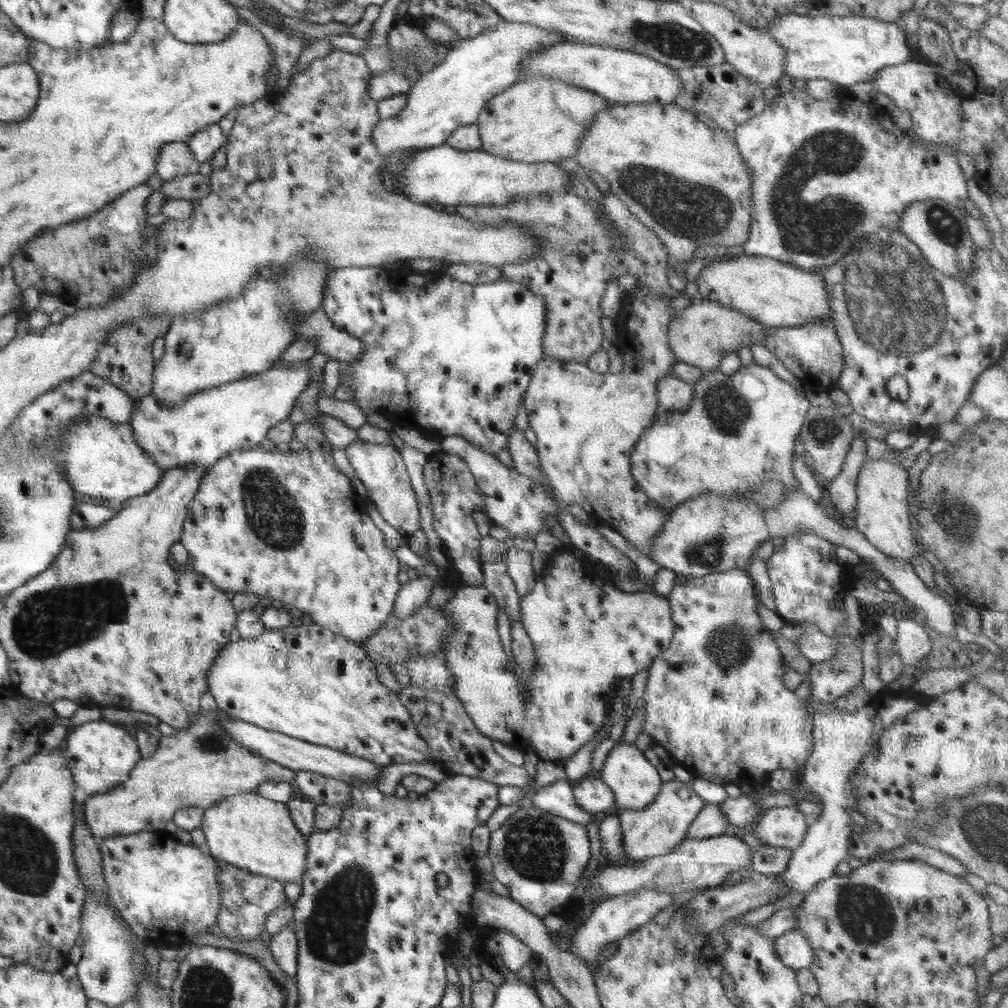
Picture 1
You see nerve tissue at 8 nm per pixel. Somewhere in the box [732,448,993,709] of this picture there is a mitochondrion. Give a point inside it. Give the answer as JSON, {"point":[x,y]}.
{"point":[962,520]}

